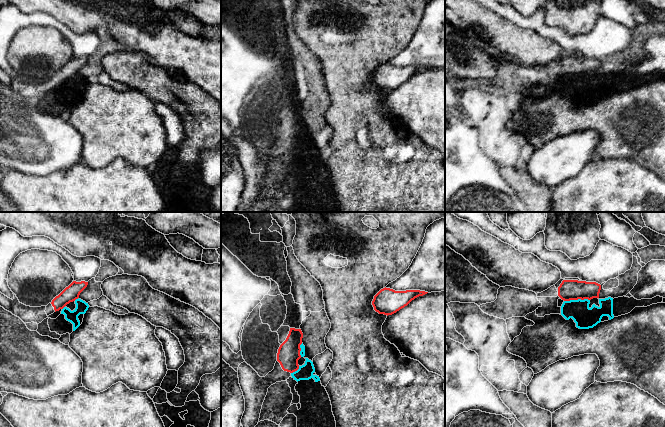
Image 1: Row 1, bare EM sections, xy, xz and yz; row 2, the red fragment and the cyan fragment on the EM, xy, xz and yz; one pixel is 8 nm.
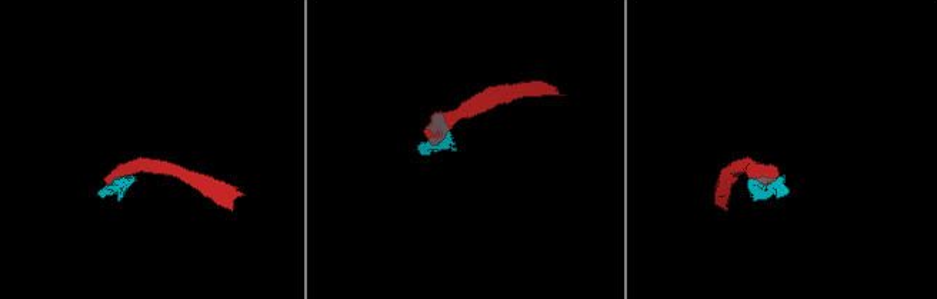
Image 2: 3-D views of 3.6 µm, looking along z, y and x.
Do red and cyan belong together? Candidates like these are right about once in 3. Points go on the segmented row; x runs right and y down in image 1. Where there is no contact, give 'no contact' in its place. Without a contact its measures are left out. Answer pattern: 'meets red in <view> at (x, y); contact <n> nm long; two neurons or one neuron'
meets red in yz at (576, 299); contact 200 nm long; two neurons

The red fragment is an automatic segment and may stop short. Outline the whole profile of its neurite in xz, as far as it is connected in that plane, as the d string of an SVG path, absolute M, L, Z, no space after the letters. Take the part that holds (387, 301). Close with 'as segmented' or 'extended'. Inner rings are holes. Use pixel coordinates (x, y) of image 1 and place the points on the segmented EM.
M385 287L374 296L372 305L376 312L388 316L404 308L415 298L427 293L420 290L395 291Z | as segmented

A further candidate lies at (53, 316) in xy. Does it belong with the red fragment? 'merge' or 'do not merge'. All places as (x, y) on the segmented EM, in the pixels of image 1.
do not merge

